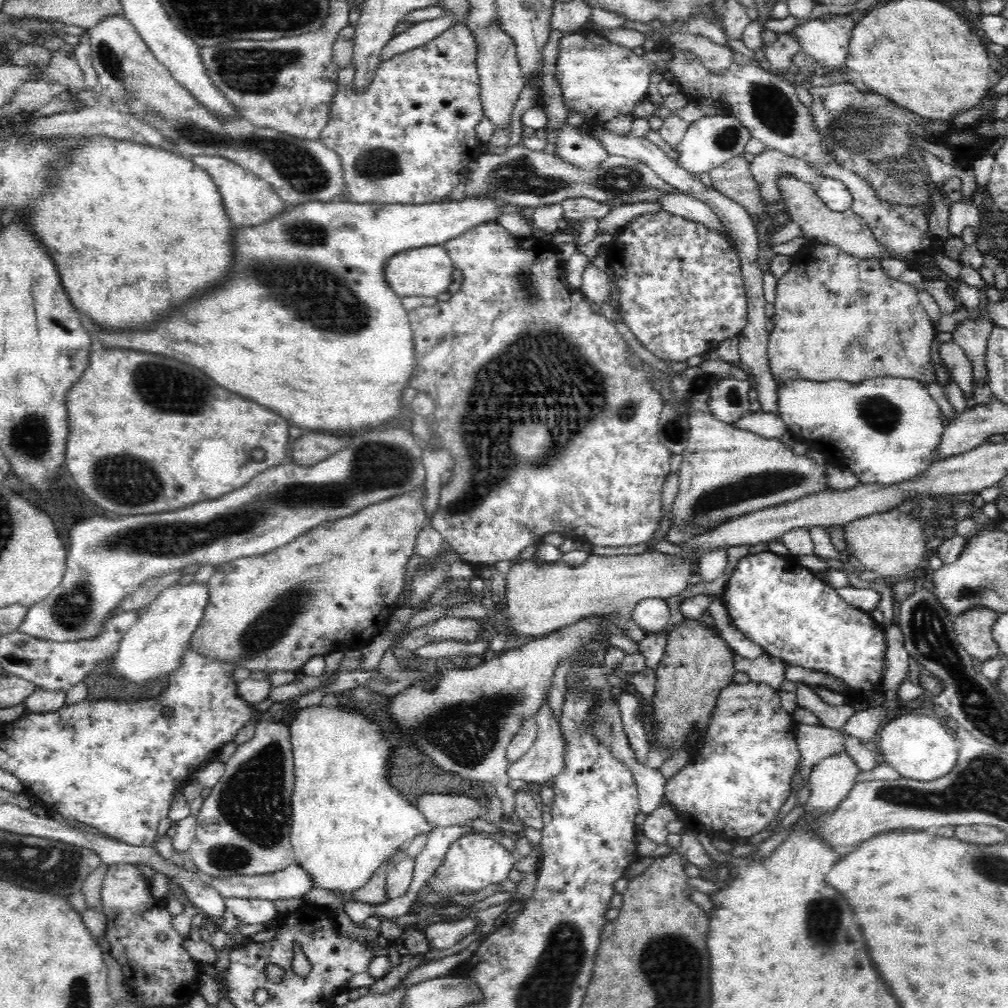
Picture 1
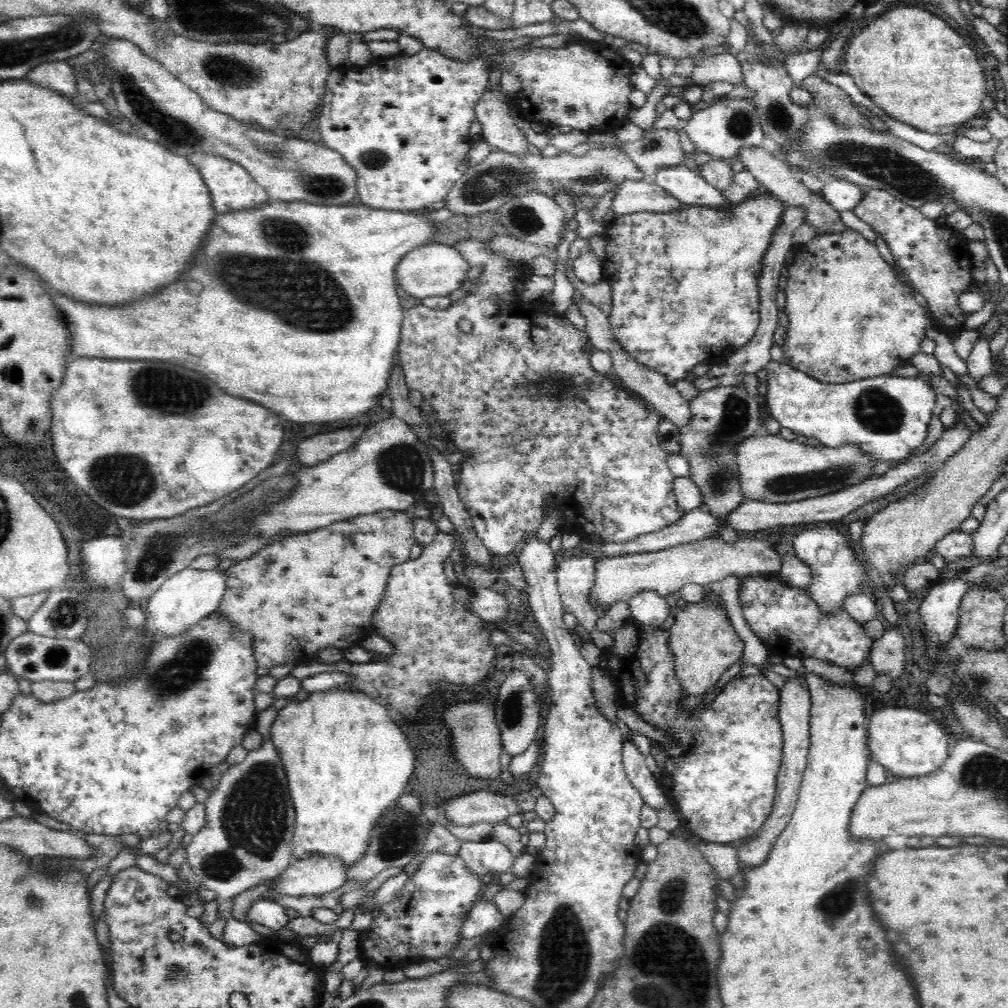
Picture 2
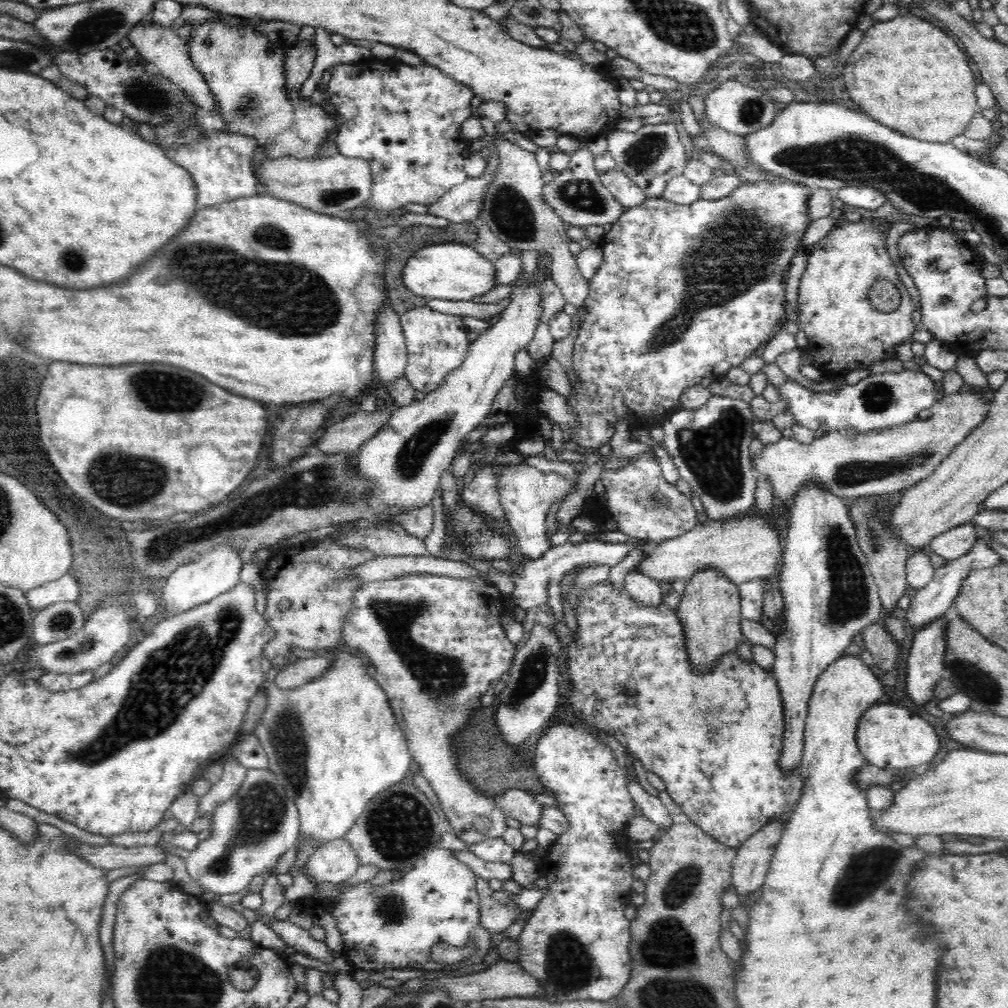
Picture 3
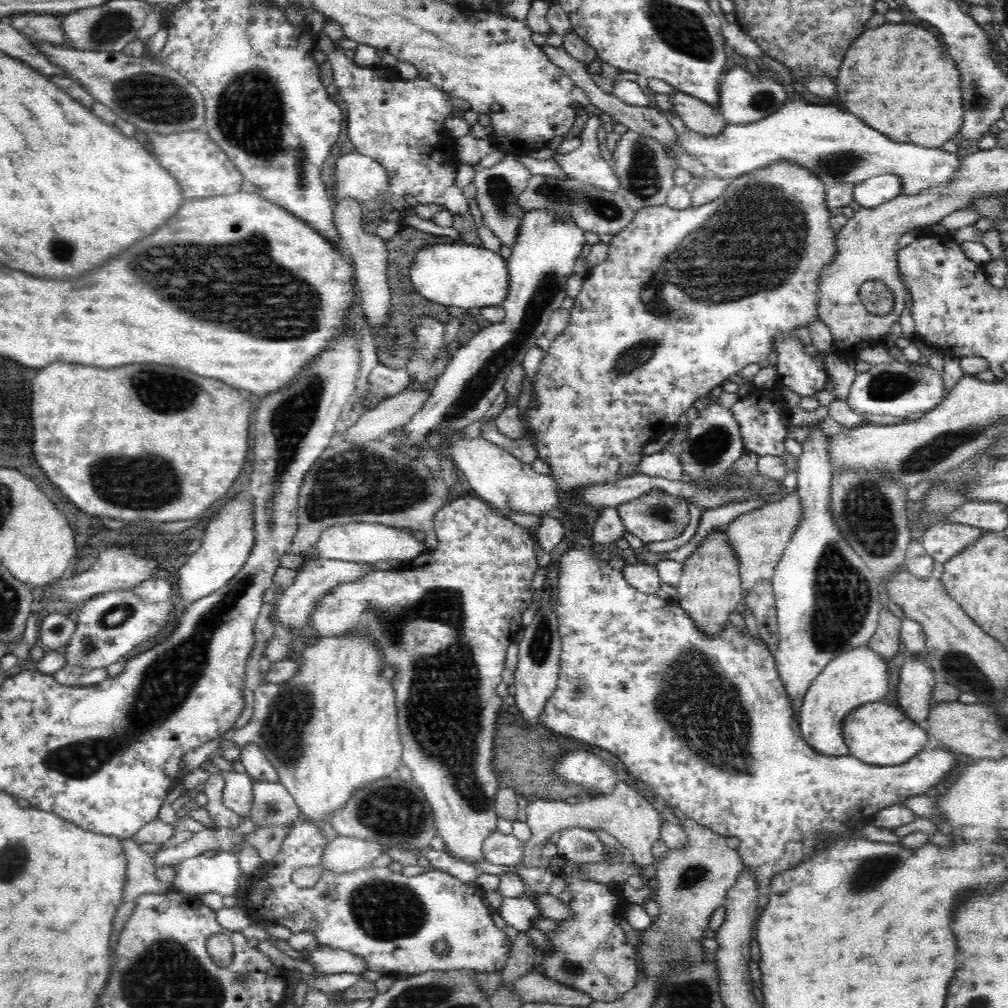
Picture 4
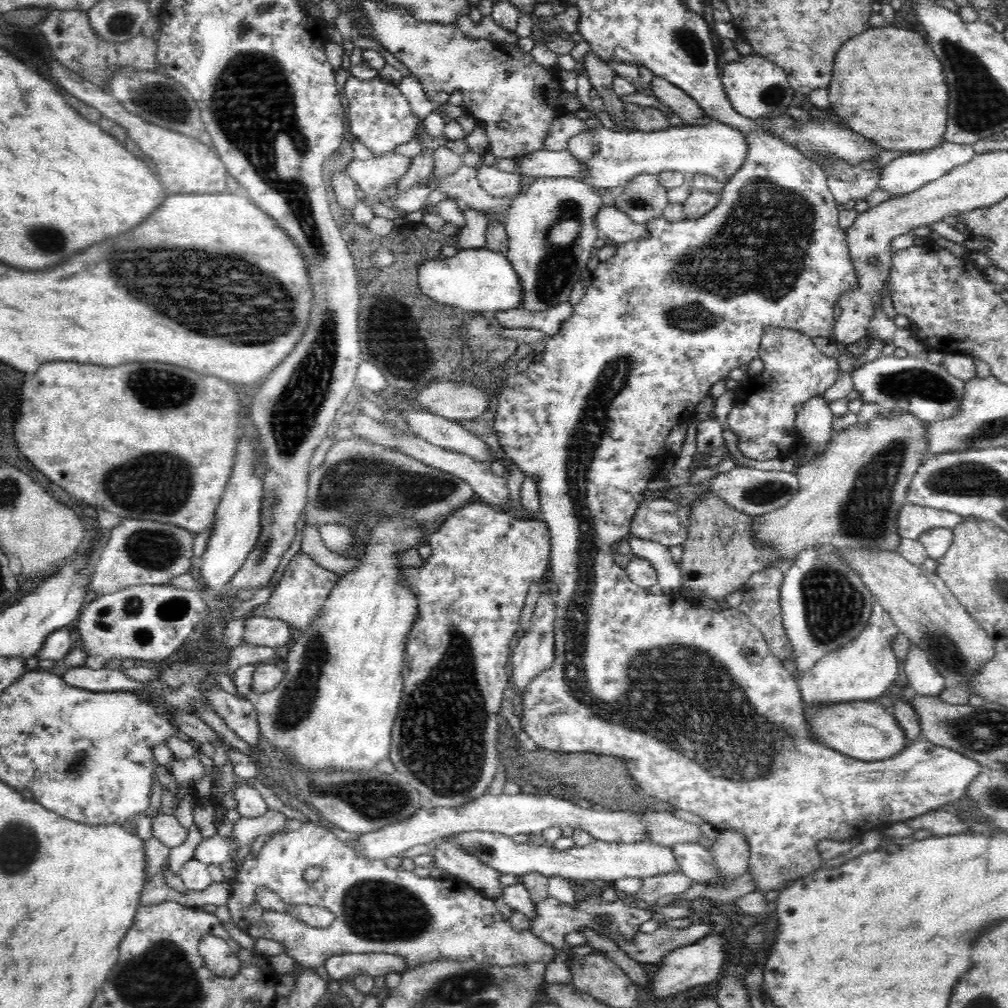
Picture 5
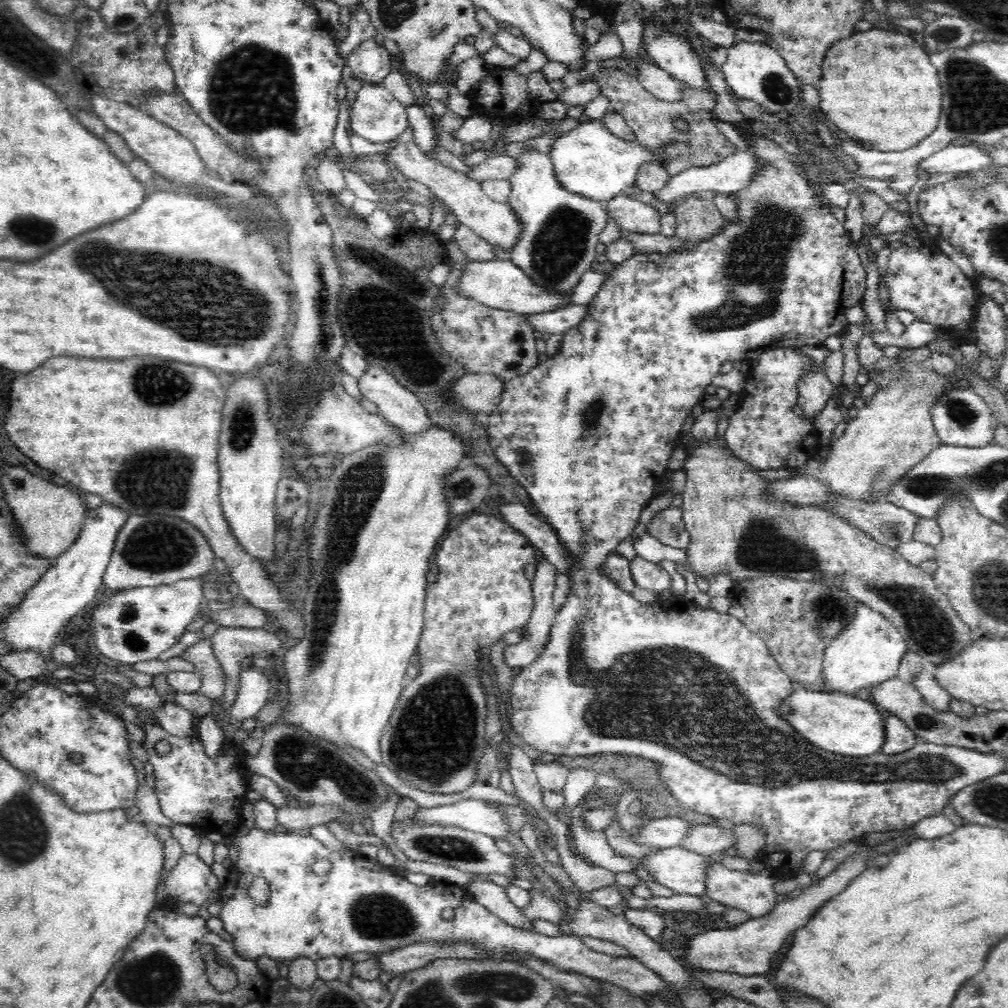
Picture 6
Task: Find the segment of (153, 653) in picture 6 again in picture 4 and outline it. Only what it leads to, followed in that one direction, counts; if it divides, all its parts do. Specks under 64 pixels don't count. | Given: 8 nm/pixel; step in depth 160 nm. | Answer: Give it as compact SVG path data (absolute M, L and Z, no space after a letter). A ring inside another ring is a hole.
M132 589L105 592L100 596L87 599L79 613L70 642L60 650L66 661L65 667L106 668L109 664L120 662L120 656L124 656L136 644L160 636L160 632L166 628L166 624L170 620L172 610L174 610L172 602L148 601L142 599L140 595L136 595ZM120 606L129 606L130 615L120 624L108 627L103 622L104 616L118 610Z

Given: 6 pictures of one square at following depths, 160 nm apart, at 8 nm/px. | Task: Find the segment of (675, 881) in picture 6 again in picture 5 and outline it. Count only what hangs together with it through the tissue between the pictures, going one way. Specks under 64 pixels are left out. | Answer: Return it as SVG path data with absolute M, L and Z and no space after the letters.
M466 831L450 834L443 838L436 838L428 844L430 851L437 847L444 839L456 842L461 850L468 851L470 856L476 856L481 864L486 864L500 874L523 877L528 872L538 872L547 878L562 876L572 880L604 880L615 881L624 878L648 878L658 874L672 874L681 872L679 860L674 849L660 844L647 842L646 840L635 843L606 842L594 839L583 847L572 847L558 851L550 843L541 840L533 840L528 843L518 843L510 836L492 831Z

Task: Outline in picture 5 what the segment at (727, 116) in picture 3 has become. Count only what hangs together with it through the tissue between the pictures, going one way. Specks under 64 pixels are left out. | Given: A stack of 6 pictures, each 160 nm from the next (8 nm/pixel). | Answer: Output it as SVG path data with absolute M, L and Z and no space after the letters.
M741 55L739 61L726 63L720 78L733 109L746 118L758 119L766 114L779 115L793 105L795 90L788 84L786 71L760 55Z

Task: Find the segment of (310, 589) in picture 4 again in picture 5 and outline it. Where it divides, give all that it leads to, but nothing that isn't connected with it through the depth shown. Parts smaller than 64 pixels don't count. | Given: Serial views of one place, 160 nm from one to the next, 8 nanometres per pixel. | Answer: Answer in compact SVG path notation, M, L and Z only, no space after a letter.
M250 617L245 622L242 642L252 646L284 646L292 636L292 629L288 623L281 622L280 619Z

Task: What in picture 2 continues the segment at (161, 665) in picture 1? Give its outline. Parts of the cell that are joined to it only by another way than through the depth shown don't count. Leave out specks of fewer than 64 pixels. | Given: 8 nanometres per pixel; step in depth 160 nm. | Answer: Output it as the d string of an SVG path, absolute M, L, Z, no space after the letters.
M225 564L212 570L196 570L188 567L174 576L168 577L148 599L146 624L150 634L164 636L185 631L189 625L196 624L201 617L218 609L220 601L228 588L228 571Z

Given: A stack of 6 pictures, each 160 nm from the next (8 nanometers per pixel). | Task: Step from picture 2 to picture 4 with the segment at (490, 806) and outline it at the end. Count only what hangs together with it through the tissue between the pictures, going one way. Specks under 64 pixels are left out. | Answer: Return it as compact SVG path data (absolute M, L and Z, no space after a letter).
M619 781L614 786L612 794L579 799L576 804L566 803L565 800L527 799L524 814L526 814L525 823L532 831L531 839L524 845L524 858L522 861L522 864L525 864L528 868L547 866L545 861L540 861L542 846L547 842L546 838L566 827L582 827L591 830L602 828L631 850L633 854L632 861L635 864L640 866L652 865L655 861L653 845L661 838L660 823L667 820L648 803L640 790L634 789L624 781Z

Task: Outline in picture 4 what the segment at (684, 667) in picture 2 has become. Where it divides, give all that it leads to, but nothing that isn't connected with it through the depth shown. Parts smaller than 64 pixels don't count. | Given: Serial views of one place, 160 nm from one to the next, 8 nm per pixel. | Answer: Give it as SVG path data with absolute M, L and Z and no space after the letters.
M725 528L712 531L685 560L680 580L677 584L678 604L690 615L700 629L707 632L723 629L725 620L730 620L730 612L743 602L744 592L740 587L739 564L730 548L730 537Z

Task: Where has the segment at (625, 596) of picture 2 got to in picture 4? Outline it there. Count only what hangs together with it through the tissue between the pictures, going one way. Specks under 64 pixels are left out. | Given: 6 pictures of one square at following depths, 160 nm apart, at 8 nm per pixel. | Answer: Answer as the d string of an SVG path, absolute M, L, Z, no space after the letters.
M798 489L783 499L772 504L762 505L747 514L740 514L724 527L726 535L730 537L730 548L734 551L739 564L740 587L743 592L749 591L758 580L771 580L780 558L784 556L791 536L799 530L805 520L804 503L799 496Z

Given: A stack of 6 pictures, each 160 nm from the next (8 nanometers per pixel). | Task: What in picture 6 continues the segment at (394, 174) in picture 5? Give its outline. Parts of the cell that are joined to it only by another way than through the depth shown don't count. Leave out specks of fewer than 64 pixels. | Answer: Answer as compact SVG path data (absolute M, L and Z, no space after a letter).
M410 125L398 136L397 144L398 146L394 146L391 151L385 153L383 162L386 165L394 164L406 179L413 179L414 182L426 185L435 196L442 199L445 206L449 206L460 223L468 226L492 246L496 245L509 251L518 242L521 235L521 224L509 204L492 200L481 189L478 182L469 180L464 173L442 165L432 156L426 156L414 144Z

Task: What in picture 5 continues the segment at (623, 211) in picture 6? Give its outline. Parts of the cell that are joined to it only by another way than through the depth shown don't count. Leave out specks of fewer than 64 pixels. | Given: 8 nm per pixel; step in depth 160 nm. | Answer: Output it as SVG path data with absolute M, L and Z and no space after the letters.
M659 173L643 174L624 184L624 192L611 203L635 223L645 224L663 214L668 206L668 190L659 182Z

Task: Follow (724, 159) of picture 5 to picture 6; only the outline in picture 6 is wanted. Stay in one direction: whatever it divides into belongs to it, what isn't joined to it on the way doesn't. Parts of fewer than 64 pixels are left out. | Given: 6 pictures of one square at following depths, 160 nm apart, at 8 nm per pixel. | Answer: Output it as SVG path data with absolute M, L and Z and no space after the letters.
M592 119L564 133L549 149L553 173L563 190L584 198L605 202L635 184L642 164L656 164L637 142L626 141L610 132L602 120Z

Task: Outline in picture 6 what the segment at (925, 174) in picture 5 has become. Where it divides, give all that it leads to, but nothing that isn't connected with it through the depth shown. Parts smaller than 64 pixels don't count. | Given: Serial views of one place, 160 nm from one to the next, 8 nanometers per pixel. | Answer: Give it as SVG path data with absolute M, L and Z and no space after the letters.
M948 145L940 152L927 156L917 164L919 184L922 172L927 174L944 174L944 172L972 172L983 170L986 166L992 166L992 160L984 150L974 146Z

